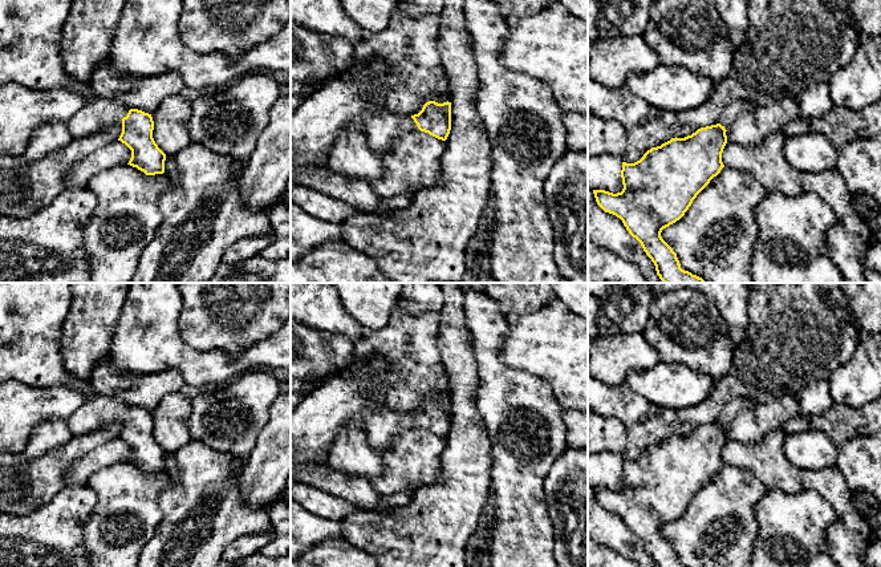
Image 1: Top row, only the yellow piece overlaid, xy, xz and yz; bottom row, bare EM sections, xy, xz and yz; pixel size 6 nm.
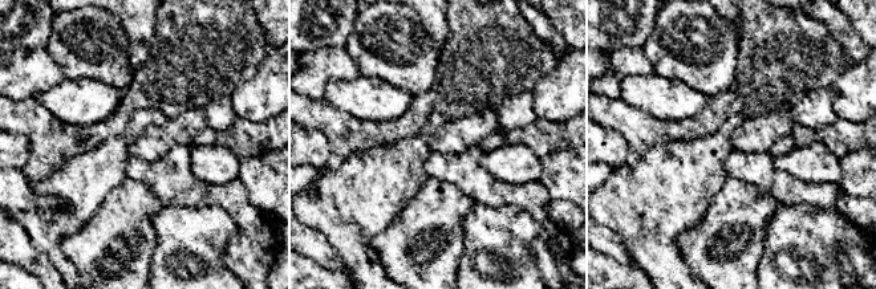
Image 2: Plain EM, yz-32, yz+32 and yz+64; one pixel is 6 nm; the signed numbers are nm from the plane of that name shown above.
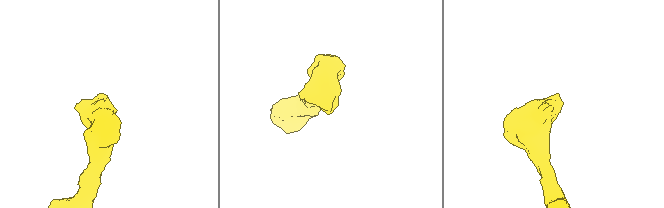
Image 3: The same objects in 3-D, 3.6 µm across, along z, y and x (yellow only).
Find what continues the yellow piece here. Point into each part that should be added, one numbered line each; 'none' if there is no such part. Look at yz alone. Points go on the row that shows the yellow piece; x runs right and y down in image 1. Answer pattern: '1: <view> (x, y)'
1: yz (735, 108)

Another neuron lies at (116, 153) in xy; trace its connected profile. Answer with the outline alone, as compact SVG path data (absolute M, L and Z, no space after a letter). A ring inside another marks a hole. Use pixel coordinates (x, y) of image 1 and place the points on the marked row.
M113 141L89 154L72 169L66 178L66 189L85 189L94 175L102 170L127 165L130 158L131 150L121 141Z

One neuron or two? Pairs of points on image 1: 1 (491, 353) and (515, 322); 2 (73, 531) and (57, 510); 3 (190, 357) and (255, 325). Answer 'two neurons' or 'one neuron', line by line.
1: two neurons
2: one neuron
3: two neurons

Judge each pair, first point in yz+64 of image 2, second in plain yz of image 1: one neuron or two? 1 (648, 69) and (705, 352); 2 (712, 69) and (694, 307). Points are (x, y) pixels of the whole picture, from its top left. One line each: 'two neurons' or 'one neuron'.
1: two neurons
2: one neuron

